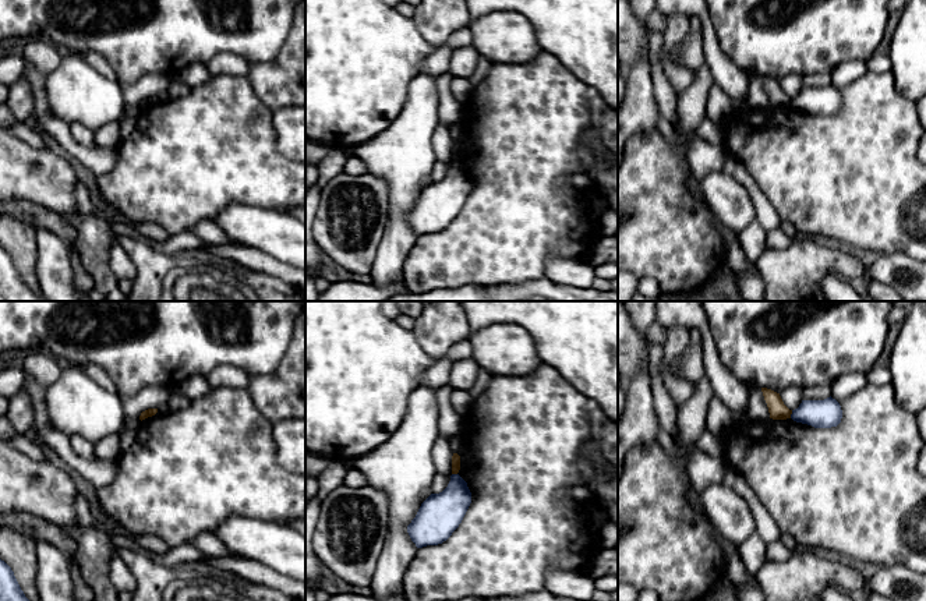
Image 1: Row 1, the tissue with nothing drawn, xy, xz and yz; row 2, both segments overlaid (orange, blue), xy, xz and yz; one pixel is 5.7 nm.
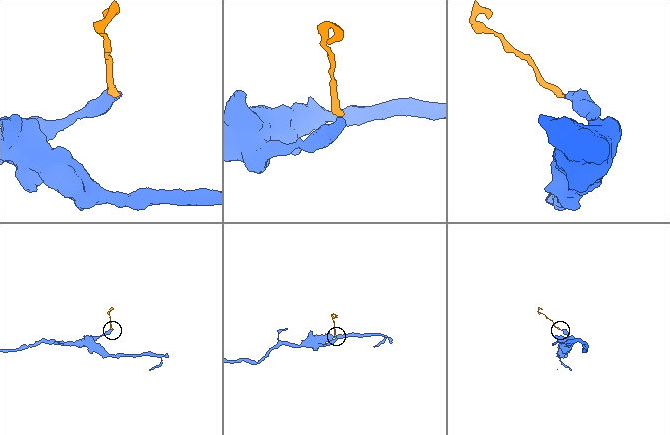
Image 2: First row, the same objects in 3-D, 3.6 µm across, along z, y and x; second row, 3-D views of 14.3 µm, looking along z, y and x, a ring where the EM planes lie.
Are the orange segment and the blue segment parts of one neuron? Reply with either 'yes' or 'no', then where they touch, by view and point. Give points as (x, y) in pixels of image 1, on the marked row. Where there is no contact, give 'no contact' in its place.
no | yz (791, 413)

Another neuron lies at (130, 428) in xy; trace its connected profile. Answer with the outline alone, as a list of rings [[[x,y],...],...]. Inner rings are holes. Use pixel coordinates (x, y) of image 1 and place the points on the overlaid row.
[[[130,418],[124,421],[123,434],[121,434],[121,448],[126,450],[131,446],[138,432],[141,420],[139,418]]]

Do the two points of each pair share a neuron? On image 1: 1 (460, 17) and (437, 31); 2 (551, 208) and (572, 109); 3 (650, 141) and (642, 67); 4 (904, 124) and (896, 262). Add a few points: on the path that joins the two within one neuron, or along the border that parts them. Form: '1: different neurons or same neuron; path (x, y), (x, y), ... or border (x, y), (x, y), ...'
1: same neuron; path (455, 17), (451, 17), (442, 25)
2: same neuron; path (551, 183), (551, 134)
3: different neurons; border (656, 128), (639, 131), (632, 137)
4: different neurons; border (879, 253), (904, 253), (911, 258)

